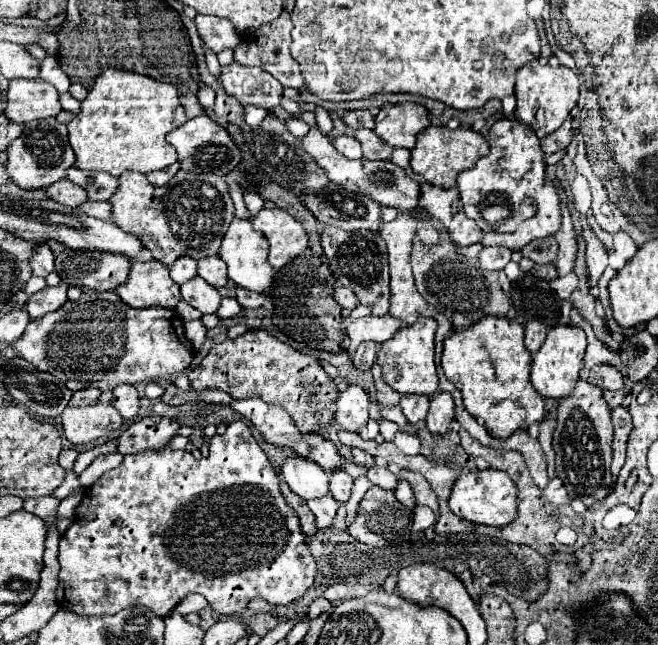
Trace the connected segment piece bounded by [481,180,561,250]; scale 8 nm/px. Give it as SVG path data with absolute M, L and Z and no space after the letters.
M545 180L539 196L537 196L537 214L519 224L517 232L513 234L485 234L481 240L485 246L505 246L511 250L521 250L521 246L529 244L535 238L553 236L561 226L561 210L559 210L559 196L555 184Z

